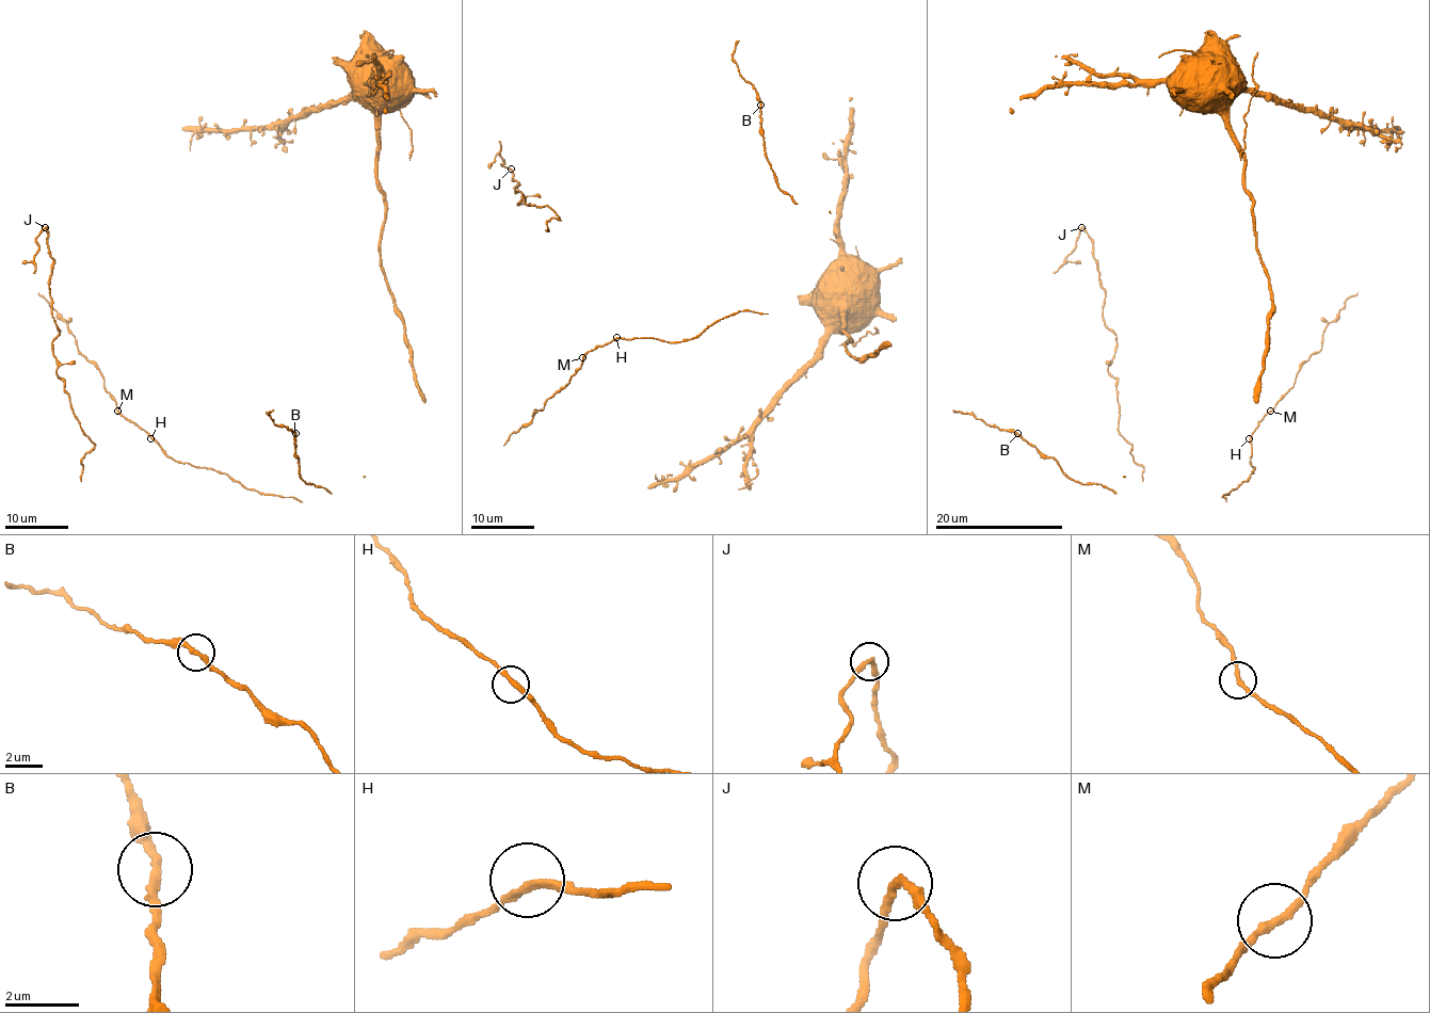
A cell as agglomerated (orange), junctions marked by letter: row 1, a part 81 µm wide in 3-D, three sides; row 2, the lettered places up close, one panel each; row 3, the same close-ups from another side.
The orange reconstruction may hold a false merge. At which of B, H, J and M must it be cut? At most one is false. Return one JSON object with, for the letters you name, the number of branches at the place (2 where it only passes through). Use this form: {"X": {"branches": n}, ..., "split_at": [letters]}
{"J": {"branches": 2}, "split_at": ["J"]}

